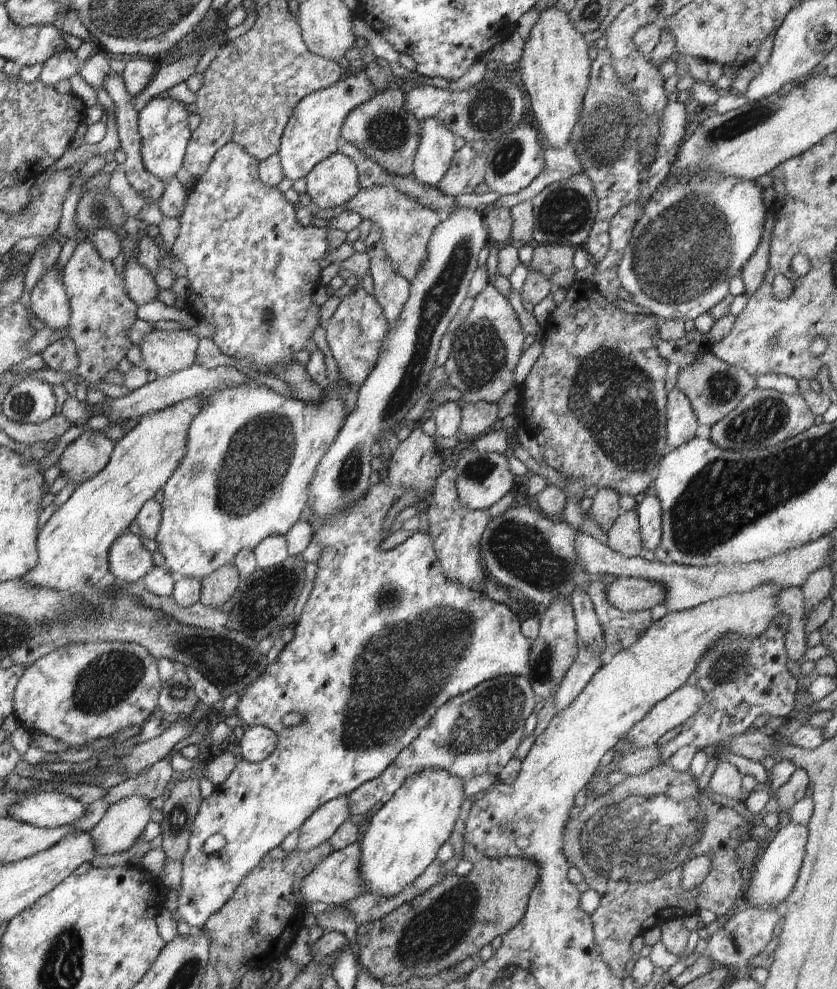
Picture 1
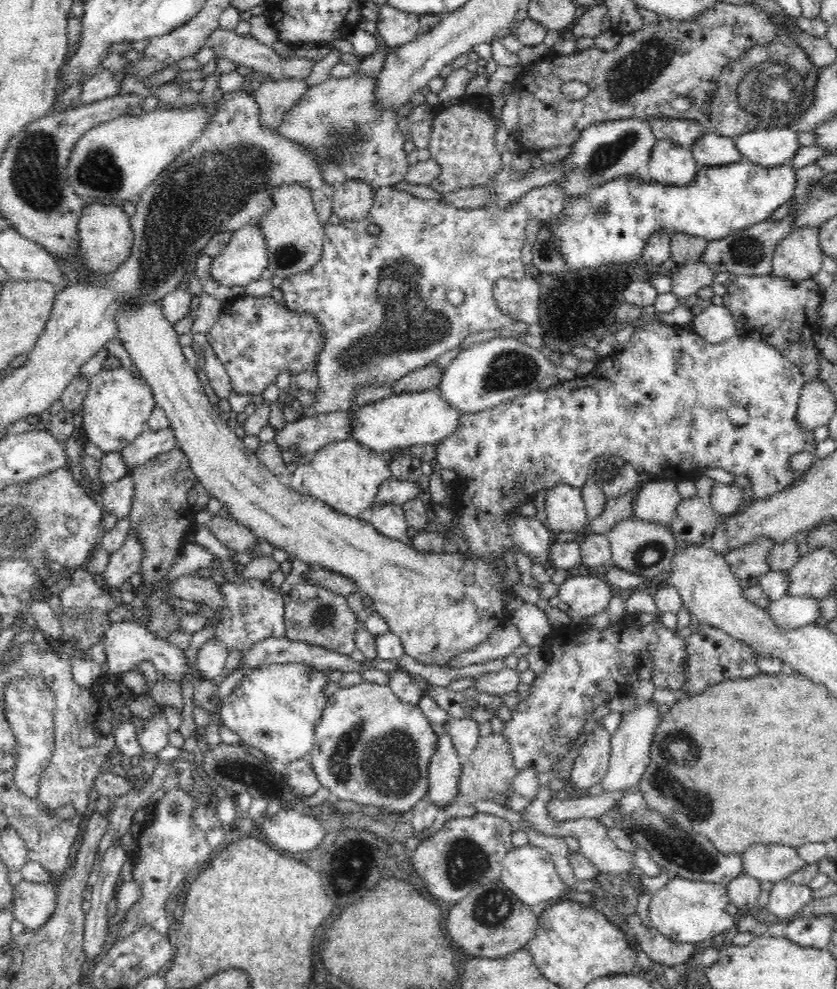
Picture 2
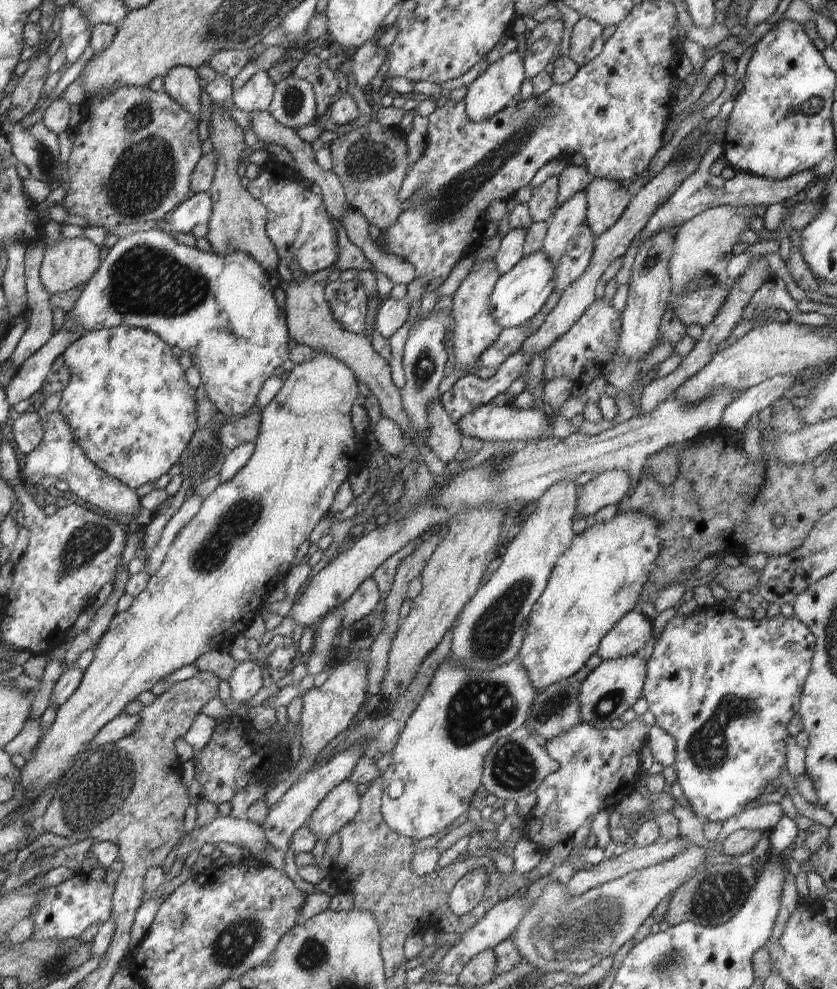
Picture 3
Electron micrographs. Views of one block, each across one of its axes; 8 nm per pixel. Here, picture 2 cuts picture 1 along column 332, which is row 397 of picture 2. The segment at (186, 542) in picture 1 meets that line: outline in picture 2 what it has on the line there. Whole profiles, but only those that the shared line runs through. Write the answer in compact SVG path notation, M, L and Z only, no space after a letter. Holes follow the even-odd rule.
M440 388L400 395L393 394L384 400L358 407L354 412L350 438L372 452L388 456L389 451L395 448L407 451L412 446L435 445L436 442L448 438L460 428L460 418L464 416L463 414L464 412L452 409L444 401Z

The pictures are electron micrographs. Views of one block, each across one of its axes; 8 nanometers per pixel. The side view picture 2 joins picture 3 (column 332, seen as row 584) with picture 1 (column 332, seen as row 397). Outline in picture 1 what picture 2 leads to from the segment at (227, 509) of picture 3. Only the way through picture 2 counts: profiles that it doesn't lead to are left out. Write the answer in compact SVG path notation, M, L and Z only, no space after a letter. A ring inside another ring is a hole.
M340 151L316 164L306 176L306 185L306 192L312 201L324 210L349 202L361 190L357 166L351 158L343 155Z

